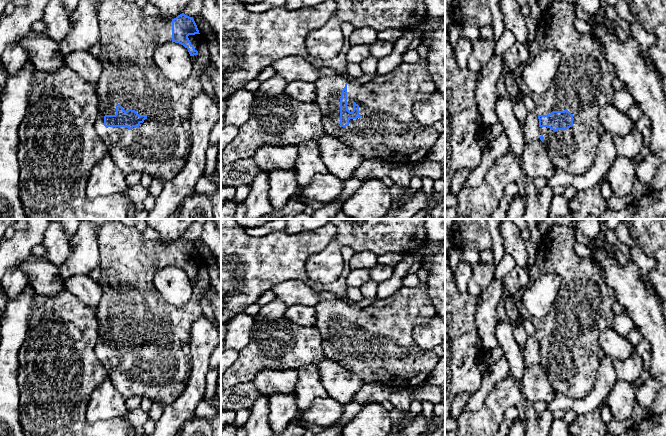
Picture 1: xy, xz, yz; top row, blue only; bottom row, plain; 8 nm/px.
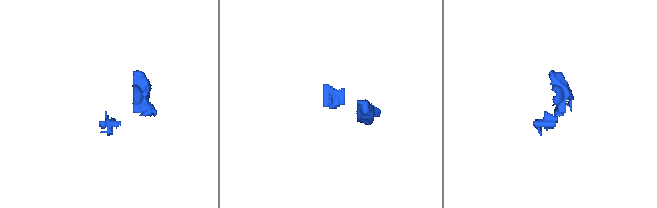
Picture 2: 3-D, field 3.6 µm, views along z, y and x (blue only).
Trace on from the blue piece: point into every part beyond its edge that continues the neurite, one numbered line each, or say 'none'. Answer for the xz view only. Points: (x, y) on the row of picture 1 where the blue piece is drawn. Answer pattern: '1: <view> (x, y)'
1: xz (387, 129)

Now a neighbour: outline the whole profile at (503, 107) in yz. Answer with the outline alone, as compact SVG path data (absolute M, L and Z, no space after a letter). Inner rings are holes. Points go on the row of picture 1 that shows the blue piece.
M497 96L495 111L499 122L505 129L509 142L509 152L518 160L521 160L522 151L526 142L523 136L523 127L515 116L512 103L507 98Z

